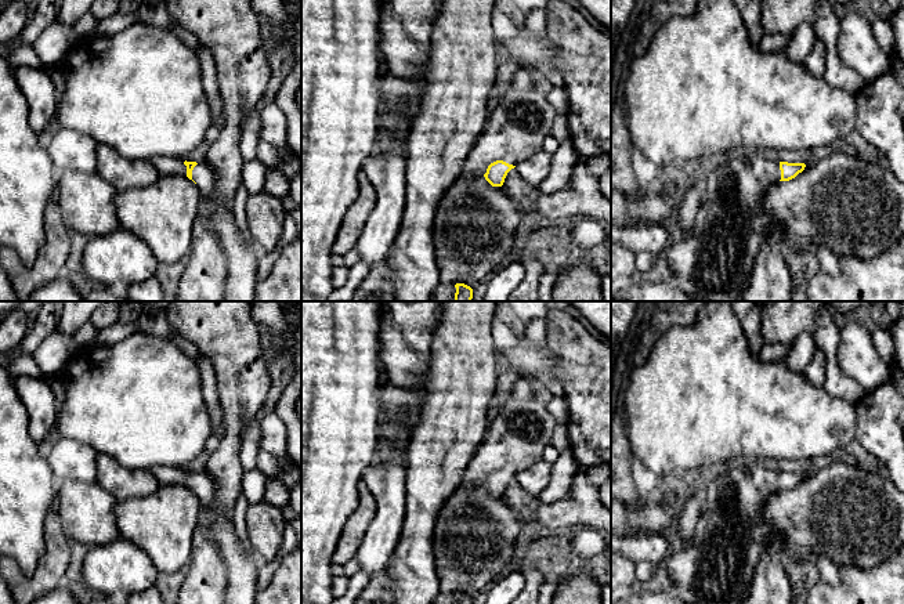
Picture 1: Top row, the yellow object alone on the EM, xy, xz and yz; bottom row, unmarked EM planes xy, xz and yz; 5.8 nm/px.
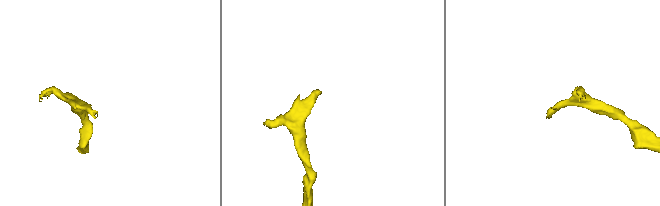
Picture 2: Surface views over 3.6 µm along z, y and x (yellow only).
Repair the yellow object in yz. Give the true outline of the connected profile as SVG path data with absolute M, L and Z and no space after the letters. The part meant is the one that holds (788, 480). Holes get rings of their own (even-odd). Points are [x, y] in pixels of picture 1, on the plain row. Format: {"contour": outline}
{"contour": "M745 462L715 477L691 540L669 553L665 568L673 593L686 604L742 604L756 565L769 547L771 527L760 518L763 503L780 491L789 491L804 473L777 471L763 462Z"}

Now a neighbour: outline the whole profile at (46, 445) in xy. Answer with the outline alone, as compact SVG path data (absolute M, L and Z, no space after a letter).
M55 424L54 428L46 435L46 438L39 444L40 453L46 457L55 441L59 438L58 426Z

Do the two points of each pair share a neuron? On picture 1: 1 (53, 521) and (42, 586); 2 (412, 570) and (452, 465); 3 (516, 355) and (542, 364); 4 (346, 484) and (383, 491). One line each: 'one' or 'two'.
1: one
2: one
3: one
4: two

